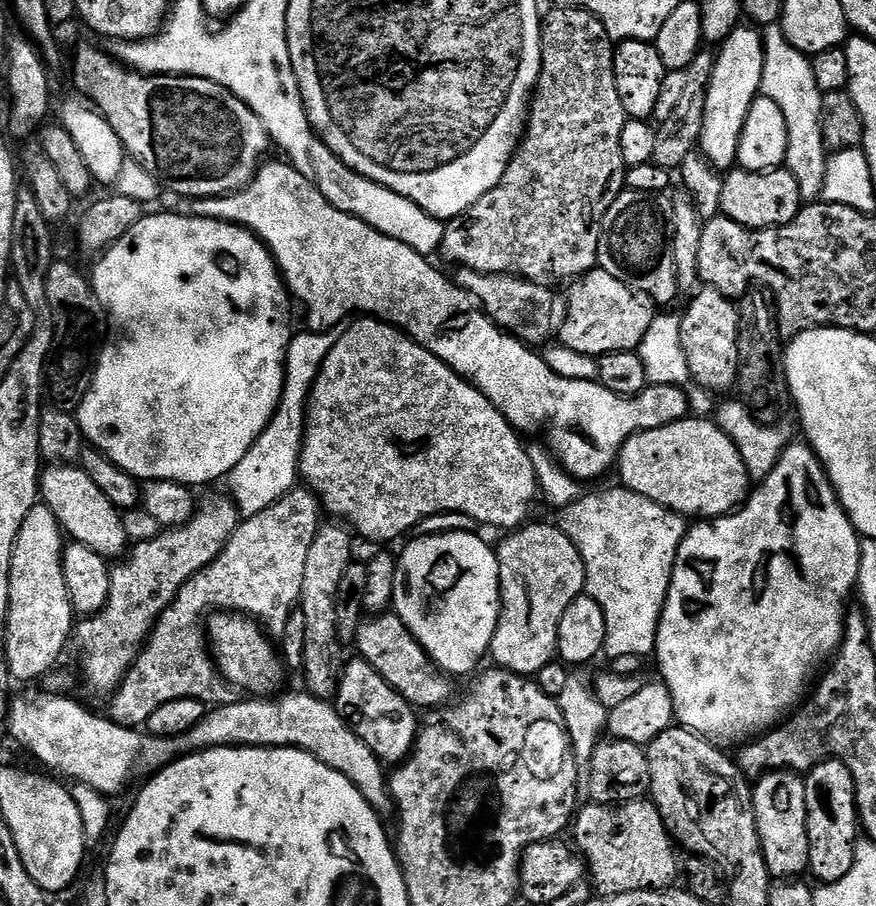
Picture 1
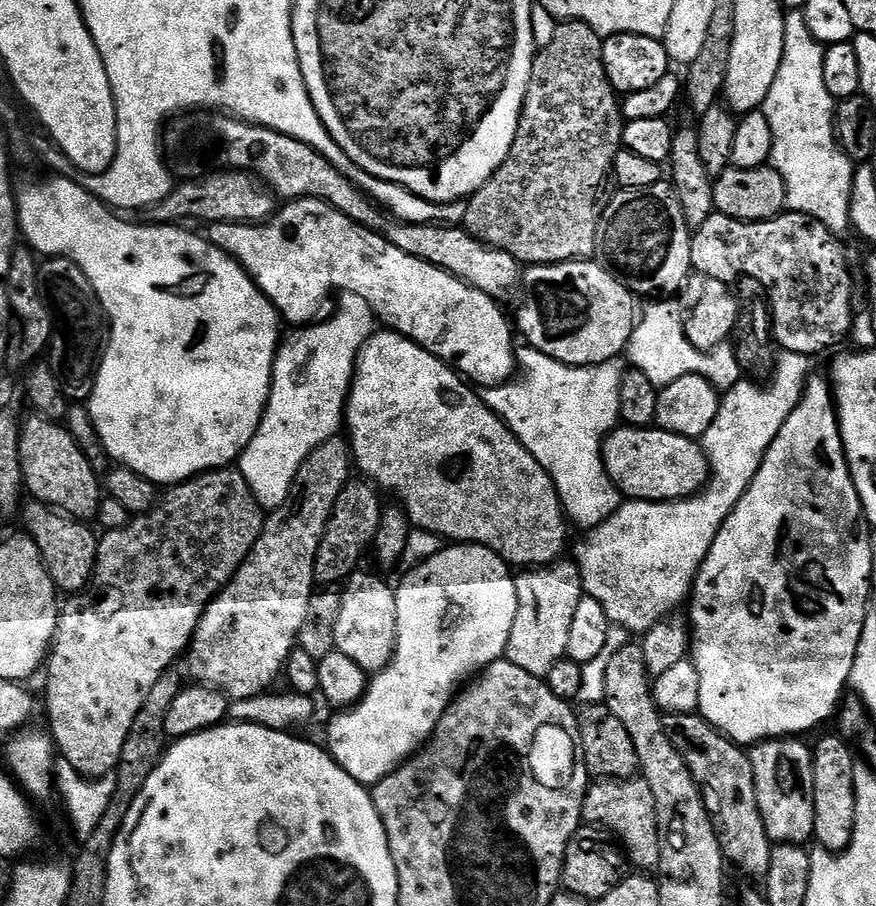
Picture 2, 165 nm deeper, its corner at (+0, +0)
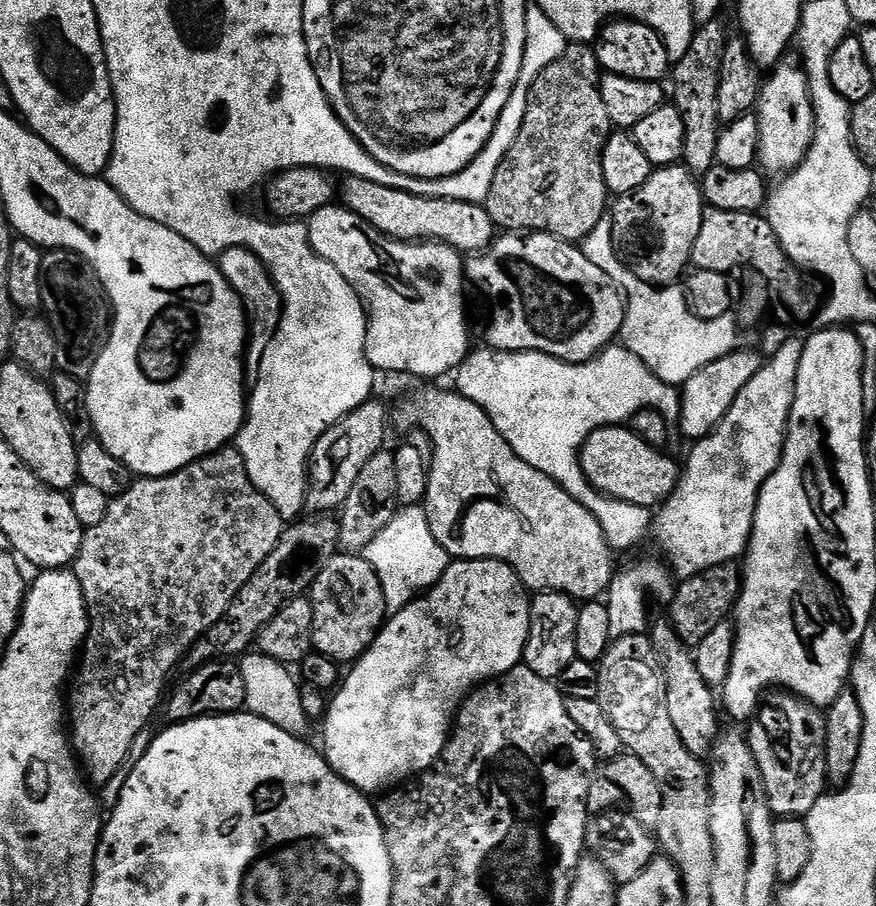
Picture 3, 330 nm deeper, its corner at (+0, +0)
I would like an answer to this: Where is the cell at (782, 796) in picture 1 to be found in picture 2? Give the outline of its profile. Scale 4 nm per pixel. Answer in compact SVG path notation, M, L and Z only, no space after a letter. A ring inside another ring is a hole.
M773 738L765 740L751 749L754 786L758 794L758 810L766 826L766 834L773 845L807 845L814 837L814 766L812 748L804 745L800 738Z

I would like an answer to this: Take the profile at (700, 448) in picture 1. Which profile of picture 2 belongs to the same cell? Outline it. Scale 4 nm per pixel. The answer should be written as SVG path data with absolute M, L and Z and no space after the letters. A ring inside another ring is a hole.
M649 426L647 428L617 427L608 433L602 445L602 463L608 472L609 481L625 492L625 497L634 500L686 500L695 496L708 482L710 469L703 447L693 437L665 432L663 428Z

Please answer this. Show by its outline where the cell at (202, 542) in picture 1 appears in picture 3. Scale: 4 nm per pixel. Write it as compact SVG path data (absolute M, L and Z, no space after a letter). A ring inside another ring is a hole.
M225 446L196 460L193 464L172 472L169 476L146 476L133 479L126 494L109 499L106 518L102 518L98 526L85 531L82 550L76 559L74 571L84 591L84 600L88 604L90 627L88 636L84 640L82 655L78 660L78 671L74 676L76 689L73 690L72 696L70 692L70 739L76 759L93 785L106 785L126 762L134 738L153 723L152 715L155 714L159 704L161 707L162 697L165 695L164 683L167 682L168 675L175 670L176 663L179 660L181 663L187 657L189 648L227 614L238 590L242 590L242 586L250 582L254 570L258 570L258 566L262 566L262 562L270 558L270 550L278 546L285 527L286 521L278 514L274 502L270 502L270 498L266 498L266 494L262 494L258 486L254 486L254 482L250 482L250 474L246 470L246 462L242 458L240 449L235 446Z

